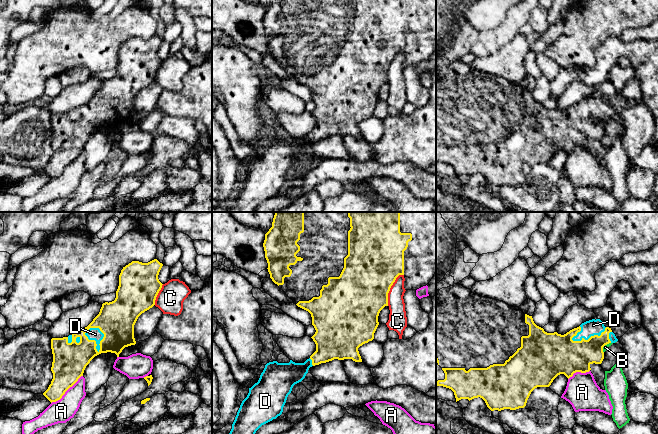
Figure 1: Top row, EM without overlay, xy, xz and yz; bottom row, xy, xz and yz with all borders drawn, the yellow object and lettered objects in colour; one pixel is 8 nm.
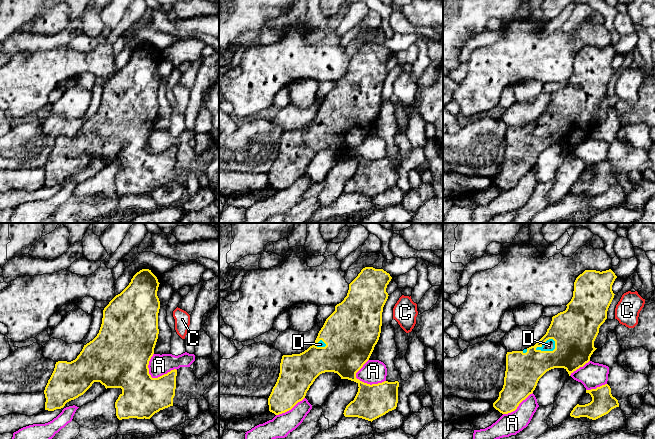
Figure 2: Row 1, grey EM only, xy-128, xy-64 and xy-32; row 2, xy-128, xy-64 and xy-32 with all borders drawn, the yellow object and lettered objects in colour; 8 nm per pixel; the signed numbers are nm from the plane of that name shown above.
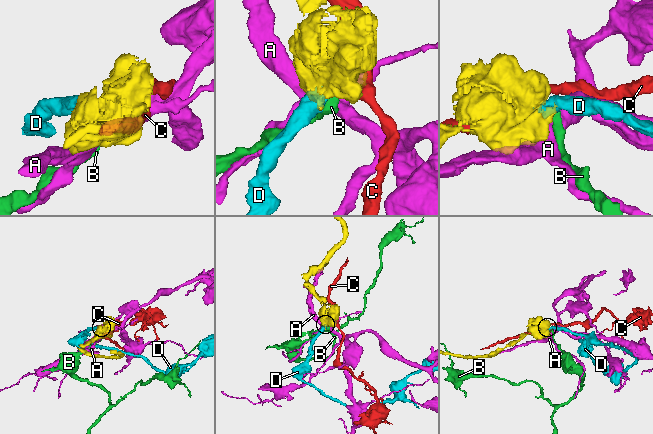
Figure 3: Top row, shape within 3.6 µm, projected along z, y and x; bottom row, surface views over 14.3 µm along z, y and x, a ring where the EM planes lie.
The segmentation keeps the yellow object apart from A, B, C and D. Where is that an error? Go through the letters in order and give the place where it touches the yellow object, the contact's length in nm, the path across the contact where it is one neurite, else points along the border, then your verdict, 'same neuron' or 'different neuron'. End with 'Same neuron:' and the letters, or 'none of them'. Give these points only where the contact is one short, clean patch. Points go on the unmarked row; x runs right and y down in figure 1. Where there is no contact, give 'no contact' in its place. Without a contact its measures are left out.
A: meets yellow in xy at (66, 166); contact 340 nm long; different neuron
B: meets yellow in yz at (604, 121); contact 110 nm long; border along yz (610, 118), (603, 123), (603, 128); different neuron
C: meets yellow in xz at (390, 63); contact 280 nm long; border along xz (403, 50), (400, 50), (391, 62), (387, 81); different neuron
D: meets yellow in xy at (92, 116); contact 220 nm long; same neuron
Same neuron: D

